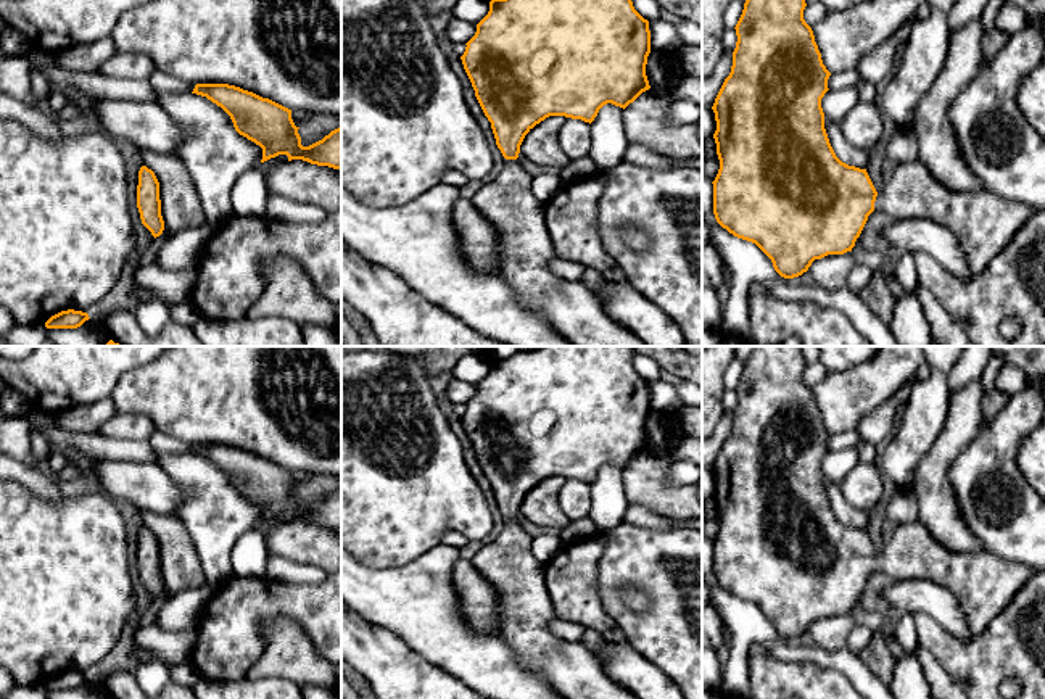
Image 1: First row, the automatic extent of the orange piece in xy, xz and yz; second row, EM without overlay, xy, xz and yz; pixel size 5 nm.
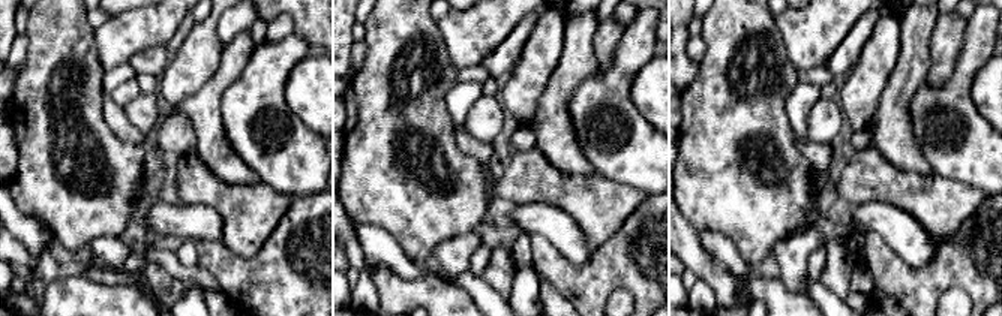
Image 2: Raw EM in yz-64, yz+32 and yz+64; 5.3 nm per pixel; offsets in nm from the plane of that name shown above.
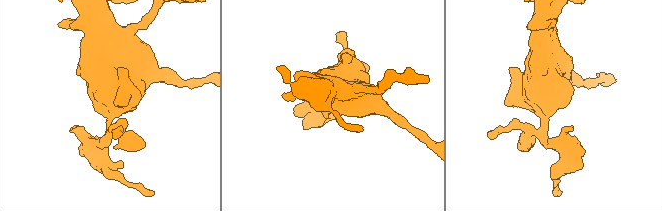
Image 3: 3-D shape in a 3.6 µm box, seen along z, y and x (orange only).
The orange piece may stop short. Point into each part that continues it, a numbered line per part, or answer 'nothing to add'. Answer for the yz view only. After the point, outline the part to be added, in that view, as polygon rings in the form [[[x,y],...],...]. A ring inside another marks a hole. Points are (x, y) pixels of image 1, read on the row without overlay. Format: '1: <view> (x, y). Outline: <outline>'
1: yz (984, 585). Outline: [[[918,520],[895,525],[890,541],[876,557],[874,570],[895,581],[931,580],[952,591],[973,636],[984,633],[1014,602],[1018,591],[1035,572],[985,549],[952,552]]]

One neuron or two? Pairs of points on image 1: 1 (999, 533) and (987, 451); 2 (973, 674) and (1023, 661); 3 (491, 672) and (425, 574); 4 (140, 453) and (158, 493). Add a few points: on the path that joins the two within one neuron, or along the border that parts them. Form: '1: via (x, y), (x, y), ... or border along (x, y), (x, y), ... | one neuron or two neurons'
1: via (976, 517), (970, 504), (968, 490), (981, 474) | one neuron
2: via (986, 661), (1010, 661) | one neuron
3: via (467, 648), (425, 606), (425, 598) | one neuron
4: border along (105, 461), (148, 461), (152, 464) | two neurons

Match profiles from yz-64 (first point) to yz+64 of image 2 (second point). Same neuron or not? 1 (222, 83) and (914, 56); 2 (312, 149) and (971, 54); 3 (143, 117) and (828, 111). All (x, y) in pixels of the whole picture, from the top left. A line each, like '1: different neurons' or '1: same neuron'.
1: same neuron
2: same neuron
3: same neuron

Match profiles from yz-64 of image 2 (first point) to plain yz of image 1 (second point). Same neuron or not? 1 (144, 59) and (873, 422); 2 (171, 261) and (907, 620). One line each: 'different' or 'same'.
1: same
2: different

